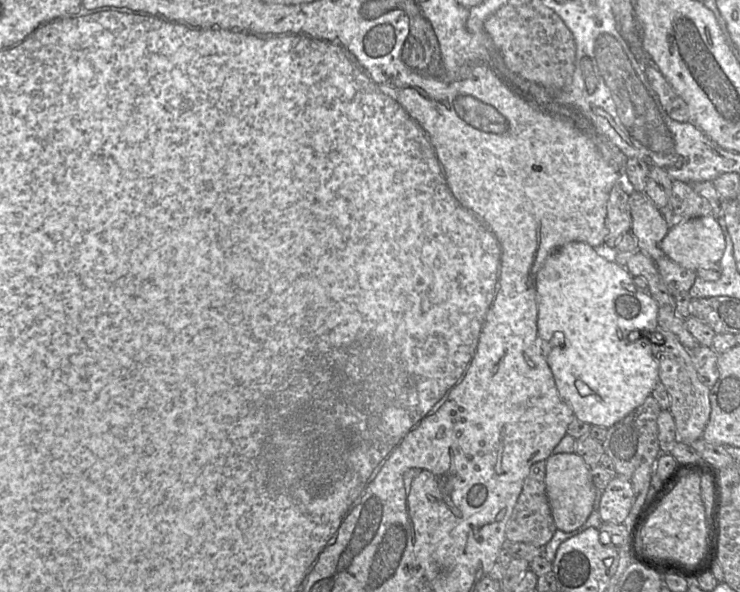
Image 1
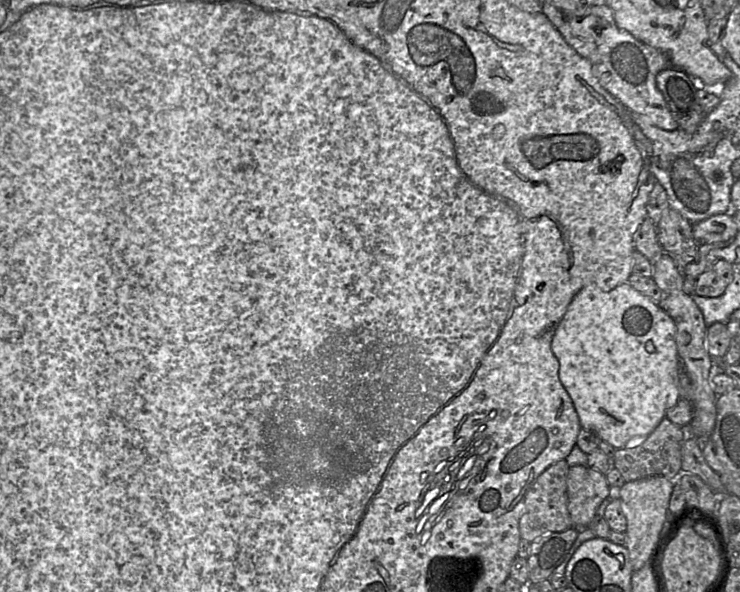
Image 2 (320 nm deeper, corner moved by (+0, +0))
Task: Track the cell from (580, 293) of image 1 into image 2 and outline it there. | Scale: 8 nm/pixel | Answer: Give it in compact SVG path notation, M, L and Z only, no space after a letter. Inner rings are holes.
M628 283L620 284L611 291L603 291L596 285L589 285L583 288L568 306L552 339L552 351L559 365L559 378L571 398L581 427L591 431L599 439L606 441L616 449L626 449L626 443L633 437L647 437L660 421L666 417L667 410L675 406L680 399L681 363L677 352L675 335L676 326L672 318L659 307L658 303L636 291Z

